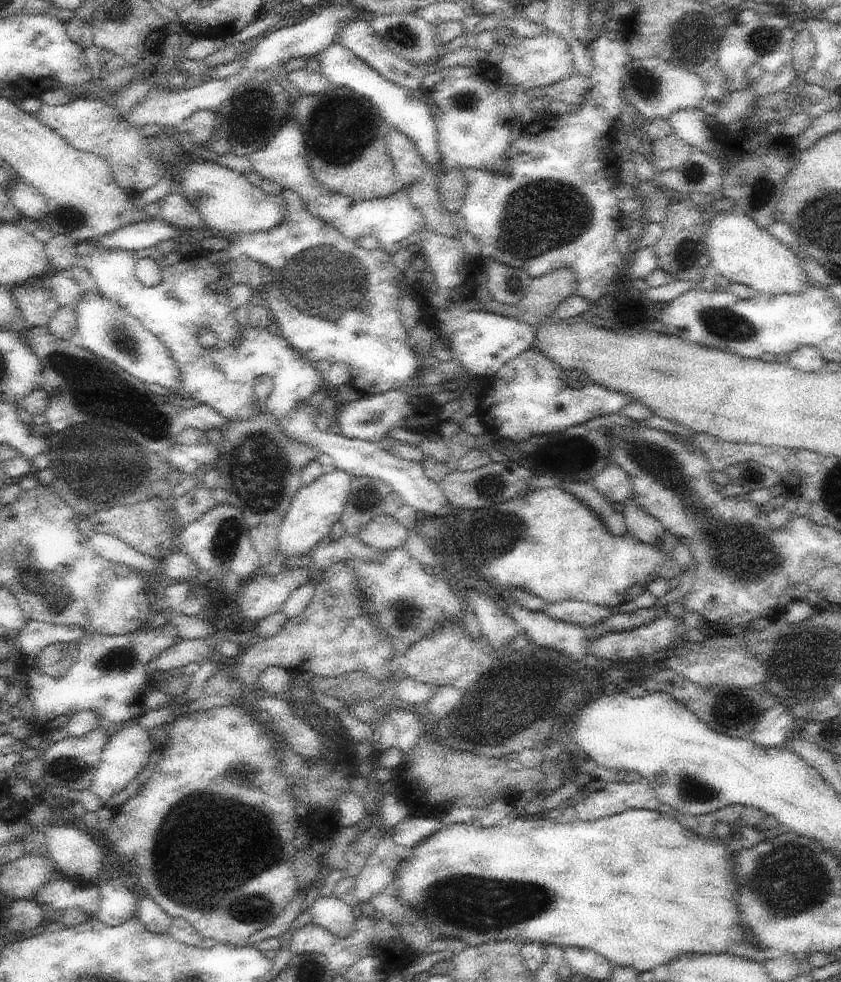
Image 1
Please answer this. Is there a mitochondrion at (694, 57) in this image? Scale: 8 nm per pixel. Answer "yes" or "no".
yes

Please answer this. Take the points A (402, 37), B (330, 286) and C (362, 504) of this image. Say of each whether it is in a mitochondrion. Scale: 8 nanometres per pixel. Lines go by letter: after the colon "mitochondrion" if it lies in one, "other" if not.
A: mitochondrion
B: mitochondrion
C: other

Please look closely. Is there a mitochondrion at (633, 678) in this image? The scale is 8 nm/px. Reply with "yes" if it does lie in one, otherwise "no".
no

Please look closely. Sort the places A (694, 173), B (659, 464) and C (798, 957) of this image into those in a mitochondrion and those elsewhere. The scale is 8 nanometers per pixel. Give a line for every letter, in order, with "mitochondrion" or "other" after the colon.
A: mitochondrion
B: mitochondrion
C: other

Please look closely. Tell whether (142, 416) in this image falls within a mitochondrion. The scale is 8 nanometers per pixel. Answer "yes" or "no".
yes

